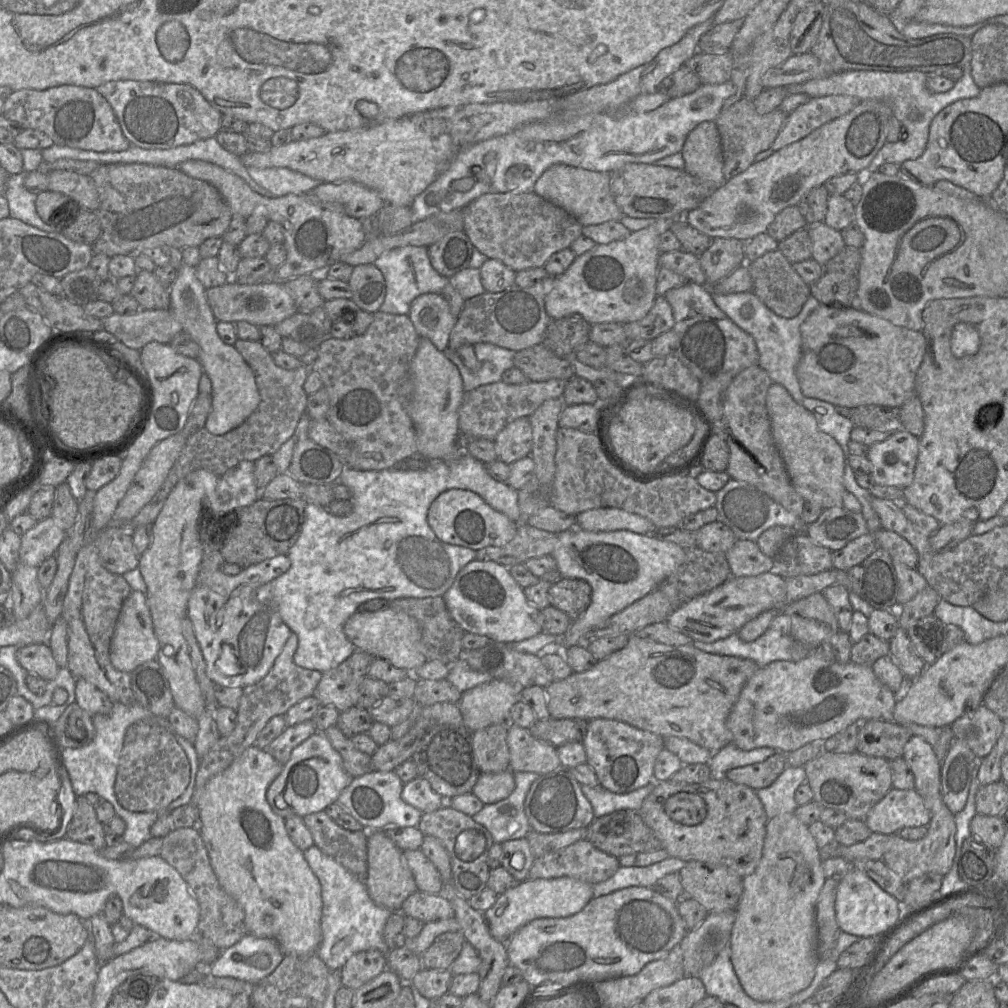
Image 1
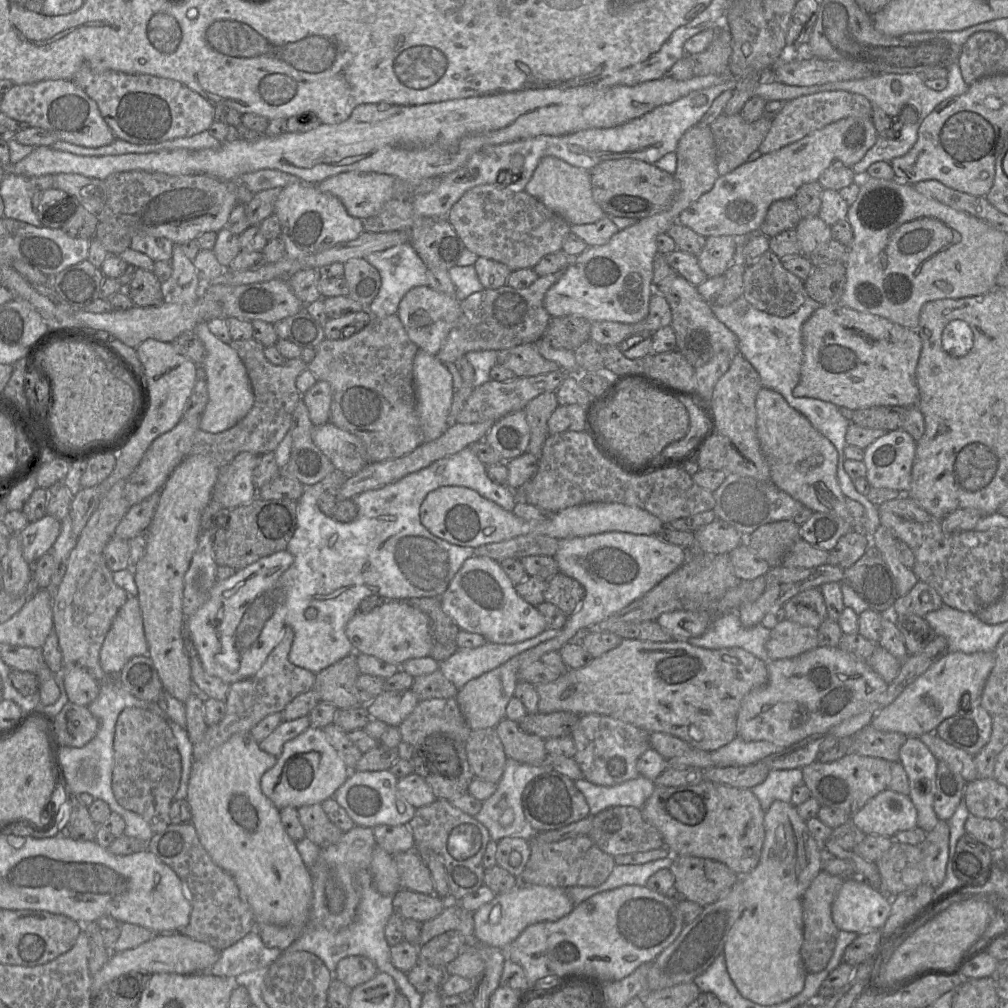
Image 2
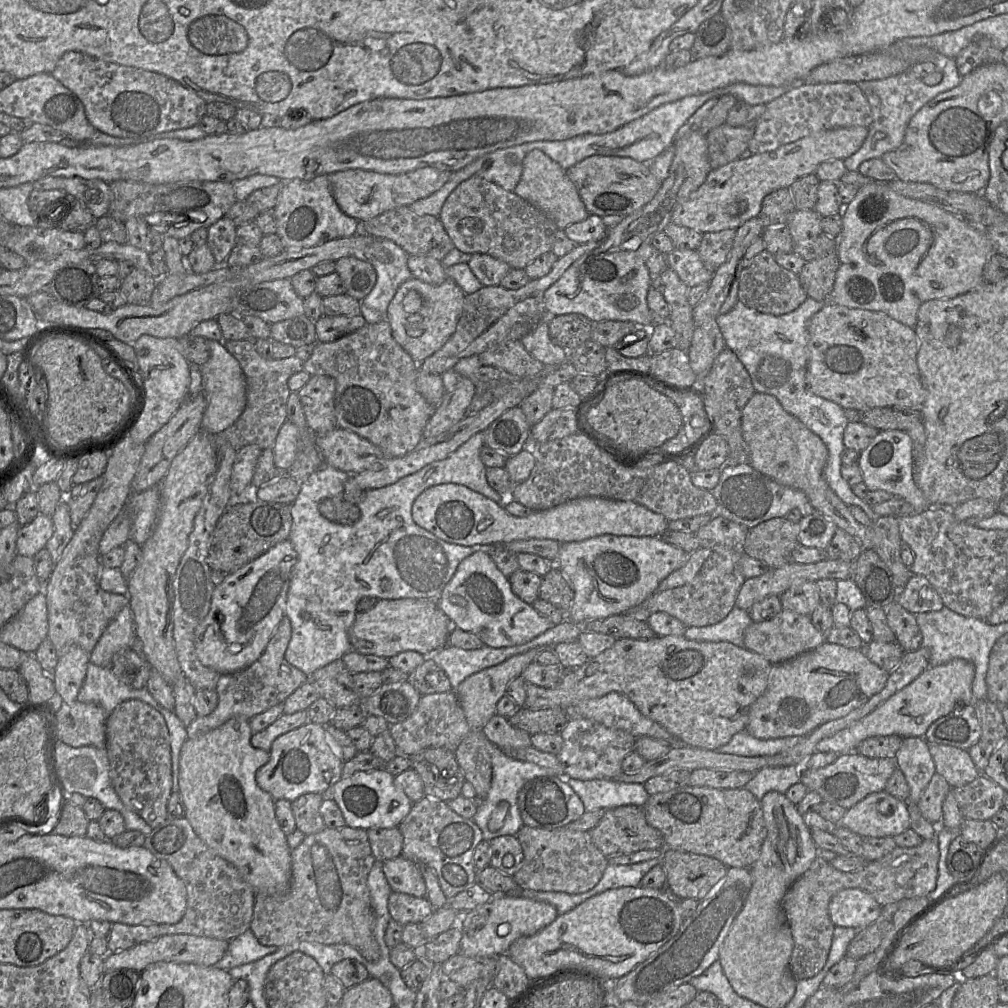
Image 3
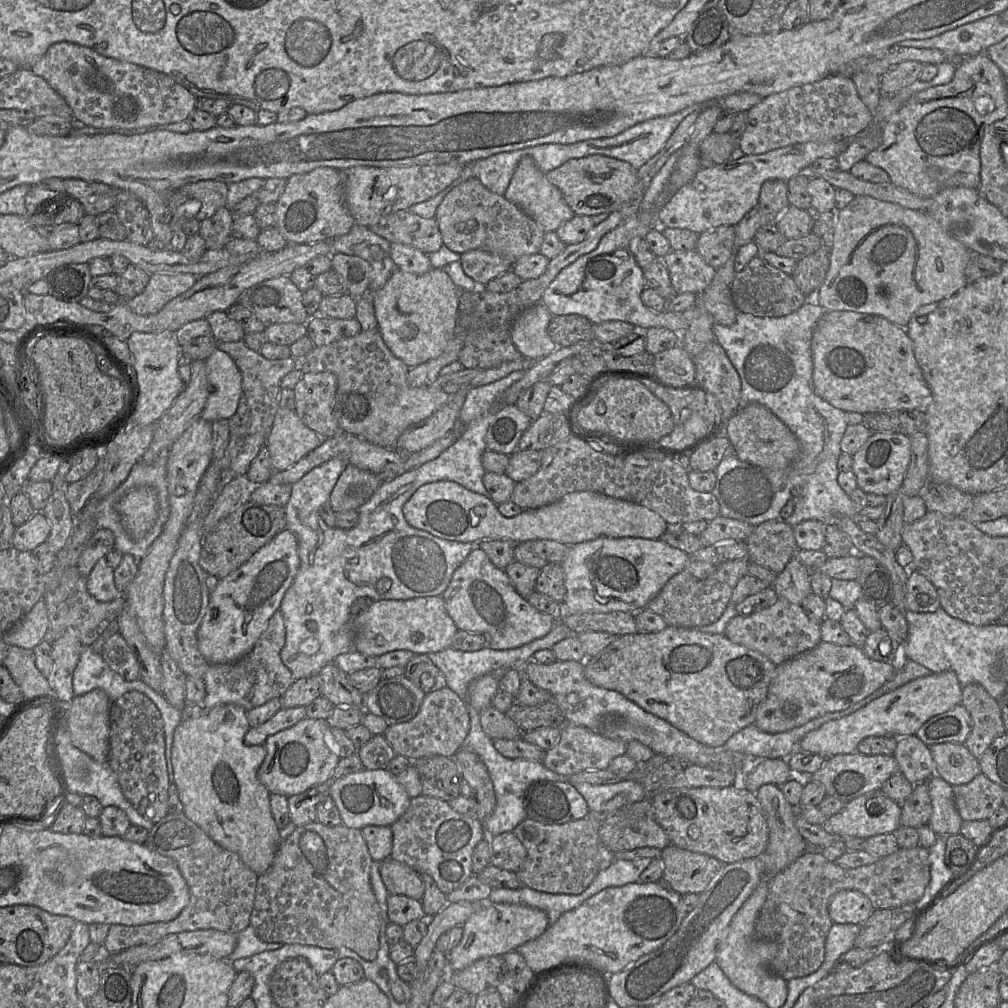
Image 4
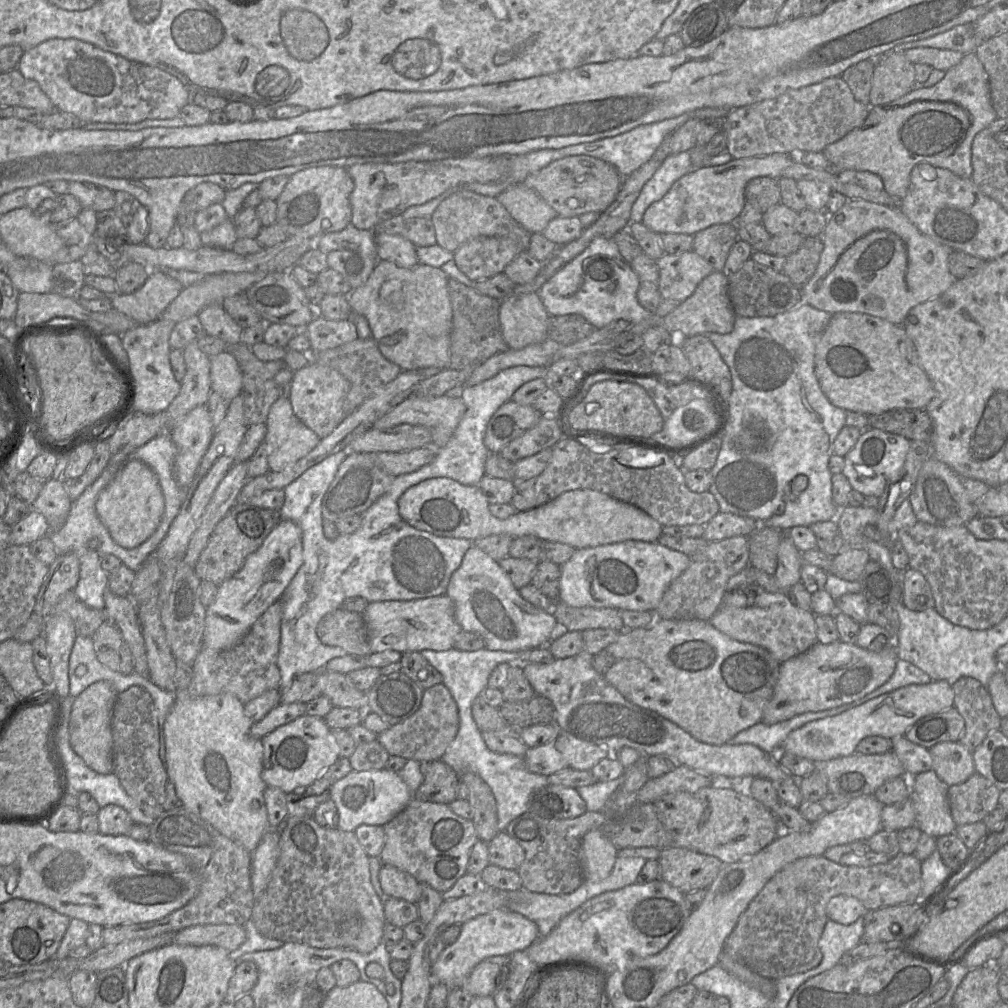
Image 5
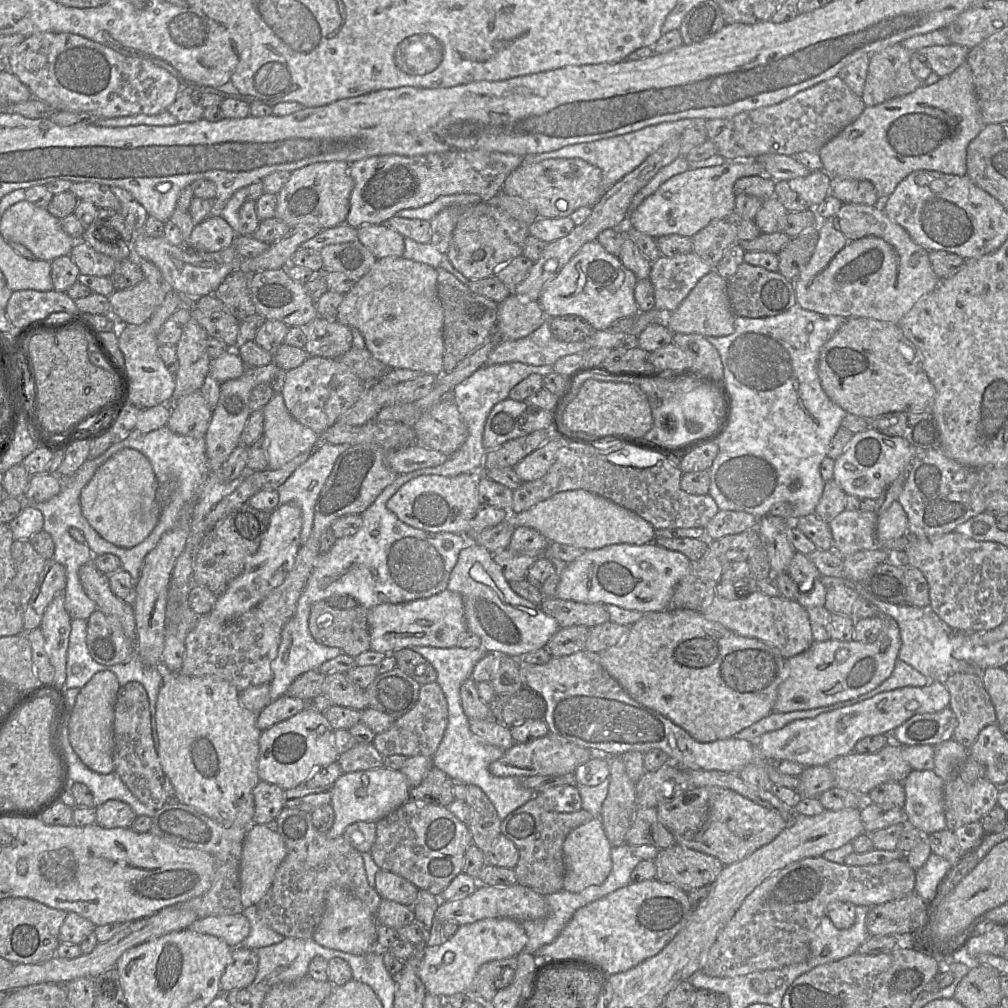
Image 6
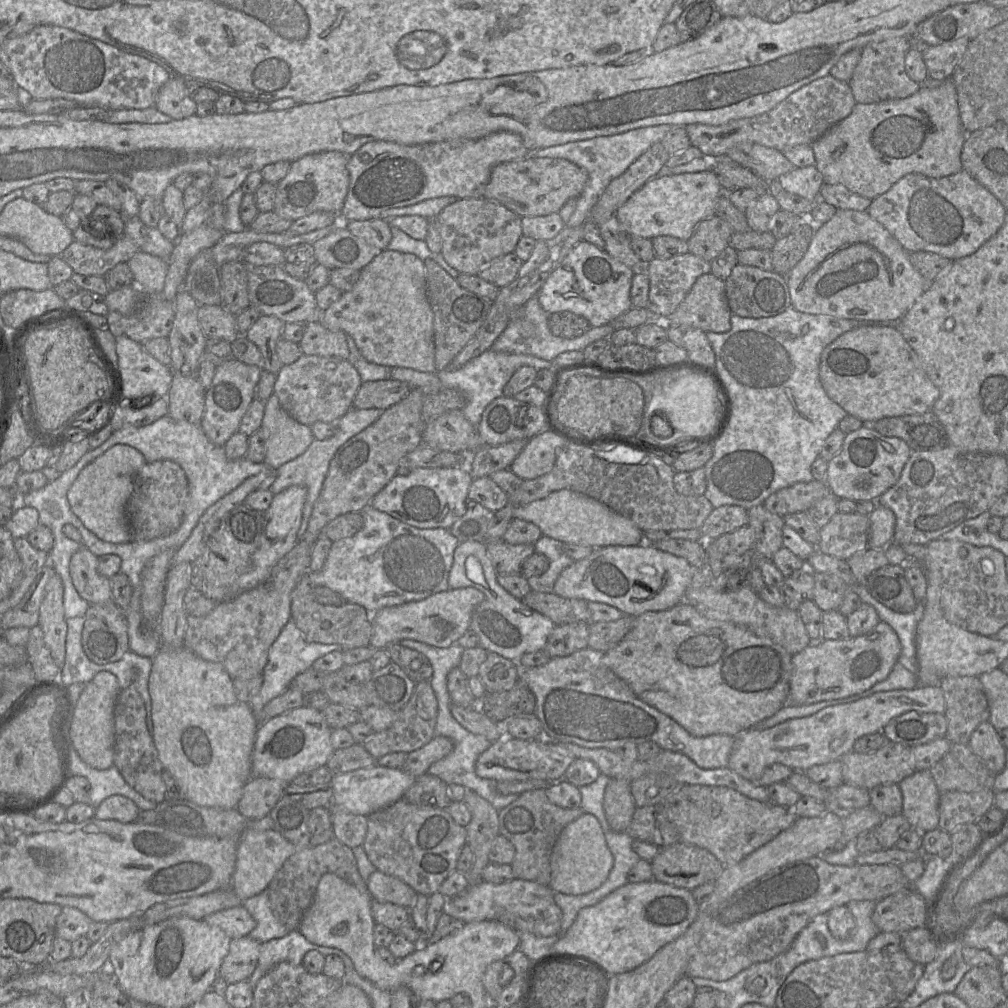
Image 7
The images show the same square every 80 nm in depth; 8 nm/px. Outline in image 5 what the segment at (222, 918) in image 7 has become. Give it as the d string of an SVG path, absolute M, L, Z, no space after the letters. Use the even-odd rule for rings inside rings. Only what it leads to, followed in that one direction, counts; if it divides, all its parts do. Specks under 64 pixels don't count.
M205 924L184 928L174 934L171 943L189 946L212 945L230 954L246 940L246 930L236 924Z

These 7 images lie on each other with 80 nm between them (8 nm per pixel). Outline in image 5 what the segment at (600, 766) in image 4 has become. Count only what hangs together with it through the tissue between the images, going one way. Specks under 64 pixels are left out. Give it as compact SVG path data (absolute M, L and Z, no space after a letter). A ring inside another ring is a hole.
M557 731L548 743L528 748L524 762L530 772L548 777L562 770L591 771L609 756L612 753L605 747Z

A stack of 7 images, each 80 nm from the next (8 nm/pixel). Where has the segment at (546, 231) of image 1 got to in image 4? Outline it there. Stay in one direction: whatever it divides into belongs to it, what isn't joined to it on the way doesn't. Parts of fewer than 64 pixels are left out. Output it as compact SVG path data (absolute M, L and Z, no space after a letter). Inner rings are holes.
M470 178L450 191L434 218L443 244L459 254L480 249L516 261L522 256L539 253L545 235L533 218L503 195L487 189L477 178Z

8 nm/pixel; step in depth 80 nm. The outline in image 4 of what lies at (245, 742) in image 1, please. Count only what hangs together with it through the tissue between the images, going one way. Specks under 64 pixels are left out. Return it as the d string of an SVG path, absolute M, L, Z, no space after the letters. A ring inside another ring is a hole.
M277 610L269 619L267 628L251 651L232 663L210 665L203 677L206 688L204 700L197 705L185 706L181 710L182 719L186 720L193 715L201 715L221 704L236 704L247 711L261 706L273 698L281 698L296 680L280 657L285 639L286 630L283 616L281 611Z

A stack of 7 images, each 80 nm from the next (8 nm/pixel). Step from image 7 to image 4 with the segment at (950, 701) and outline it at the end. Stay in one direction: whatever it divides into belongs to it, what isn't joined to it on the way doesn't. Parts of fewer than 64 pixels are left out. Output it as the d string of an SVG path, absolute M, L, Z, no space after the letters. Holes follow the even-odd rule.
M970 683L962 687L961 704L972 720L971 732L964 745L978 758L996 738L1005 734L1001 701L992 698L981 685Z

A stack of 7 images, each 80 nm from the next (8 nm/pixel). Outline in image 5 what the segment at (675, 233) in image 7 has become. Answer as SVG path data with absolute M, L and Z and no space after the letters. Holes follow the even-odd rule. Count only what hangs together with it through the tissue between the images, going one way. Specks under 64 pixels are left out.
M774 153L767 156L733 159L719 166L694 168L679 178L668 192L653 202L645 211L642 224L662 235L681 233L695 235L697 232L717 224L735 224L747 201L745 188L747 183L757 177L780 179L783 172L801 154Z

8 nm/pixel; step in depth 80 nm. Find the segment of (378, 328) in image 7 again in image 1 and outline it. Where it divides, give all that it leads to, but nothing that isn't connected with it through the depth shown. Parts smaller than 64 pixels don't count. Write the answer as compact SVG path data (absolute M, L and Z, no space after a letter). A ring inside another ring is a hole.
M425 293L417 296L411 303L408 316L420 338L429 339L440 351L448 348L450 333L458 317L450 309L448 301L439 293Z

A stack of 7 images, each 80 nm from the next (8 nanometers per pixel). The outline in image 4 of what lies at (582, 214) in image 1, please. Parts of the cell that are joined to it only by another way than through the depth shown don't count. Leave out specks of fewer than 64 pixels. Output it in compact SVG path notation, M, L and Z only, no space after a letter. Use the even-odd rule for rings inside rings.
M530 156L521 159L503 196L533 218L545 232L555 232L562 223L575 216L559 189L537 168Z

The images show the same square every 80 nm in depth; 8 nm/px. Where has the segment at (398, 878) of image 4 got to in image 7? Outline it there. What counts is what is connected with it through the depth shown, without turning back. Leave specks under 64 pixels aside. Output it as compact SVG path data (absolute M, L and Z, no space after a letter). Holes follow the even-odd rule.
M378 870L371 874L366 883L373 900L392 903L409 910L418 896L409 885L400 879Z

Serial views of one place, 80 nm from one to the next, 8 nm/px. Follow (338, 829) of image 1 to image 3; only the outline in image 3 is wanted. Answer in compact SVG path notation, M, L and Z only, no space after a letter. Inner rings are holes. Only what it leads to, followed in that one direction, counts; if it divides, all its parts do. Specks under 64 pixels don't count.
M306 793L291 802L296 828L306 835L317 833L326 828L320 813L320 806L326 794Z

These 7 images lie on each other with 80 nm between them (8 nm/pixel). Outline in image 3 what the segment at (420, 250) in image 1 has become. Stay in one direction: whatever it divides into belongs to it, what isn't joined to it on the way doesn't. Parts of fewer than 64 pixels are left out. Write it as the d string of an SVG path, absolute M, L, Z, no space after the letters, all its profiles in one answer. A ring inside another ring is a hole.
M375 238L373 242L356 250L352 256L369 262L376 270L377 280L371 292L361 301L384 315L401 284L412 276L408 268L409 254L393 241Z

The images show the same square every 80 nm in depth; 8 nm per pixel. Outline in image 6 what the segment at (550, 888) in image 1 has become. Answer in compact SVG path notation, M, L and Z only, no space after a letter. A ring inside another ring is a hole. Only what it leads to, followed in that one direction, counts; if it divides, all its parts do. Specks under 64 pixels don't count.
M487 918L471 924L459 926L456 934L439 946L424 947L424 957L419 970L419 977L427 993L447 998L456 993L472 994L473 980L479 968L490 961L517 957L525 950L528 936L523 925L511 918Z

